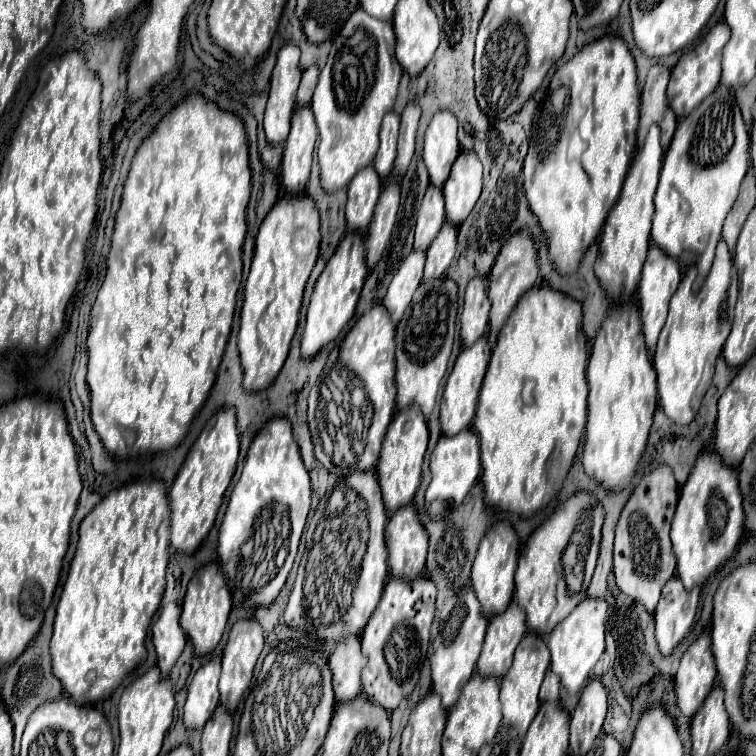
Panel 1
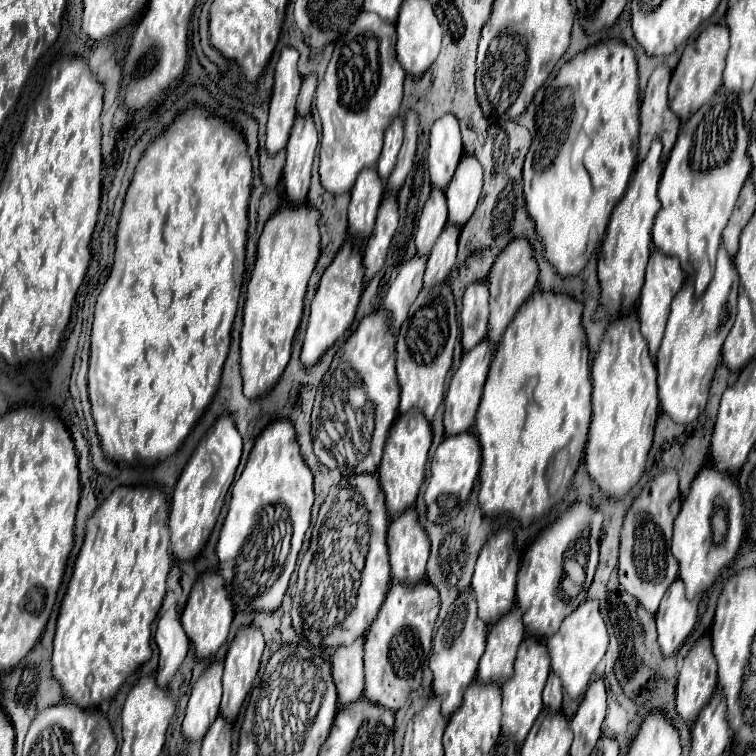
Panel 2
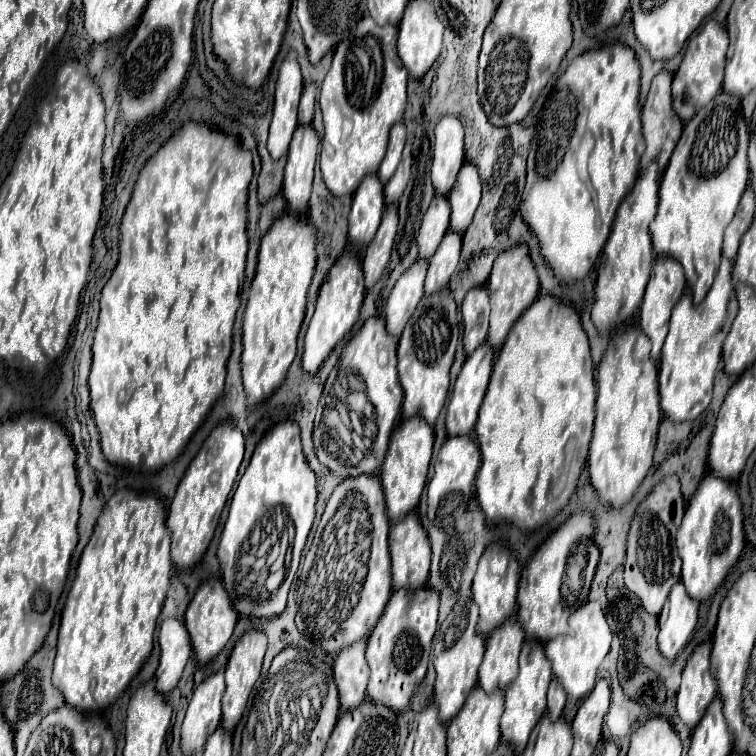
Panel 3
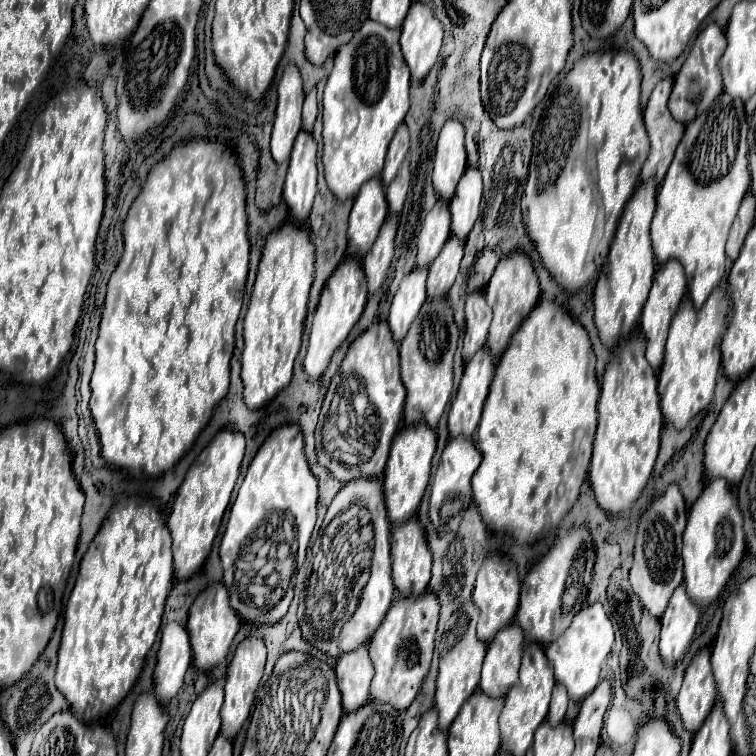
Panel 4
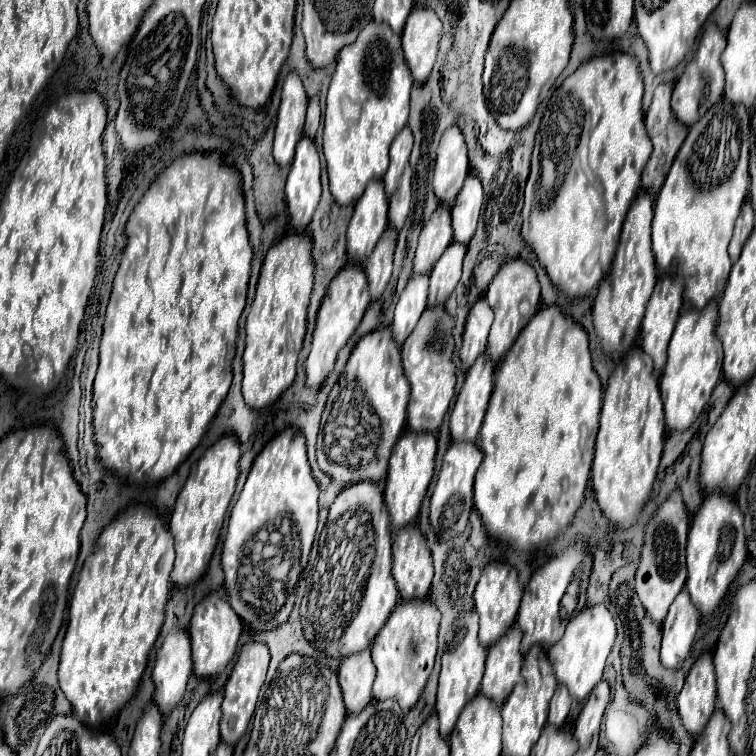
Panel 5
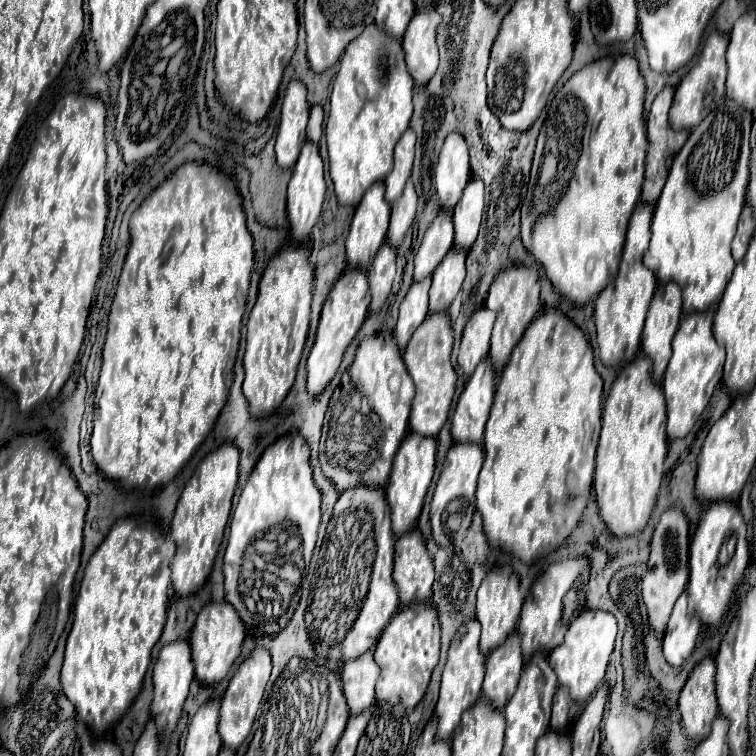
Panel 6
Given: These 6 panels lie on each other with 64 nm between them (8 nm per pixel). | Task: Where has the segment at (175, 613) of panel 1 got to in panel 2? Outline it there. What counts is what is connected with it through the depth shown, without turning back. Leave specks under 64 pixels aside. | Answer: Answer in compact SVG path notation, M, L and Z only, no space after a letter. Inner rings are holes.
M168 608L158 624L156 624L156 634L154 640L158 644L160 650L160 664L158 664L158 674L156 674L156 682L166 688L168 682L172 680L172 676L176 674L178 666L182 664L186 652L188 652L188 636L182 630L180 624L180 614L176 608Z

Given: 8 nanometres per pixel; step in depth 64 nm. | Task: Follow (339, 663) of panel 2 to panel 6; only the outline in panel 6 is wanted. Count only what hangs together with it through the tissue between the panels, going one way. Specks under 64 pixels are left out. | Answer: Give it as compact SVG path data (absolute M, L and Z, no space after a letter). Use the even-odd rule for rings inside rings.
M372 650L356 660L346 660L342 668L342 690L348 700L350 714L356 716L374 704L374 684L380 668L372 658Z

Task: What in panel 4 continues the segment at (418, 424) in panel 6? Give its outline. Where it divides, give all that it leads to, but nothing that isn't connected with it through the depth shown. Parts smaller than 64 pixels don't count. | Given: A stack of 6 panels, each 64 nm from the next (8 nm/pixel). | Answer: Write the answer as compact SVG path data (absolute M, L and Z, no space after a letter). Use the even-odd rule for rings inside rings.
M426 300L412 322L412 328L400 344L400 376L406 386L404 424L416 424L424 420L430 428L436 428L452 394L452 358L456 352L458 328L454 324L454 310L450 300Z

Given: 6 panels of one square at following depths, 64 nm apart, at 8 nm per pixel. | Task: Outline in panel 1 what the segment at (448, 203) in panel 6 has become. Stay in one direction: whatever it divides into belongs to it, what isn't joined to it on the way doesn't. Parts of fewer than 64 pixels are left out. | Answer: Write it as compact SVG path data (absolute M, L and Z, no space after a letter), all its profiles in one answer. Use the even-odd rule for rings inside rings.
M436 112L424 134L424 164L430 174L430 182L438 188L446 182L450 168L460 152L456 138L458 122L452 112Z

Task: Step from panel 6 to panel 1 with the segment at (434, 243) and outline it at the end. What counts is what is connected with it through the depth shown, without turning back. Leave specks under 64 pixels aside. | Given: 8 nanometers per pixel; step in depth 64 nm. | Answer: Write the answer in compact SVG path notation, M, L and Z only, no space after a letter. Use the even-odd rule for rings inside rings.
M428 186L424 200L416 214L416 232L414 232L414 248L426 250L438 230L444 224L444 196L442 190L436 186Z

